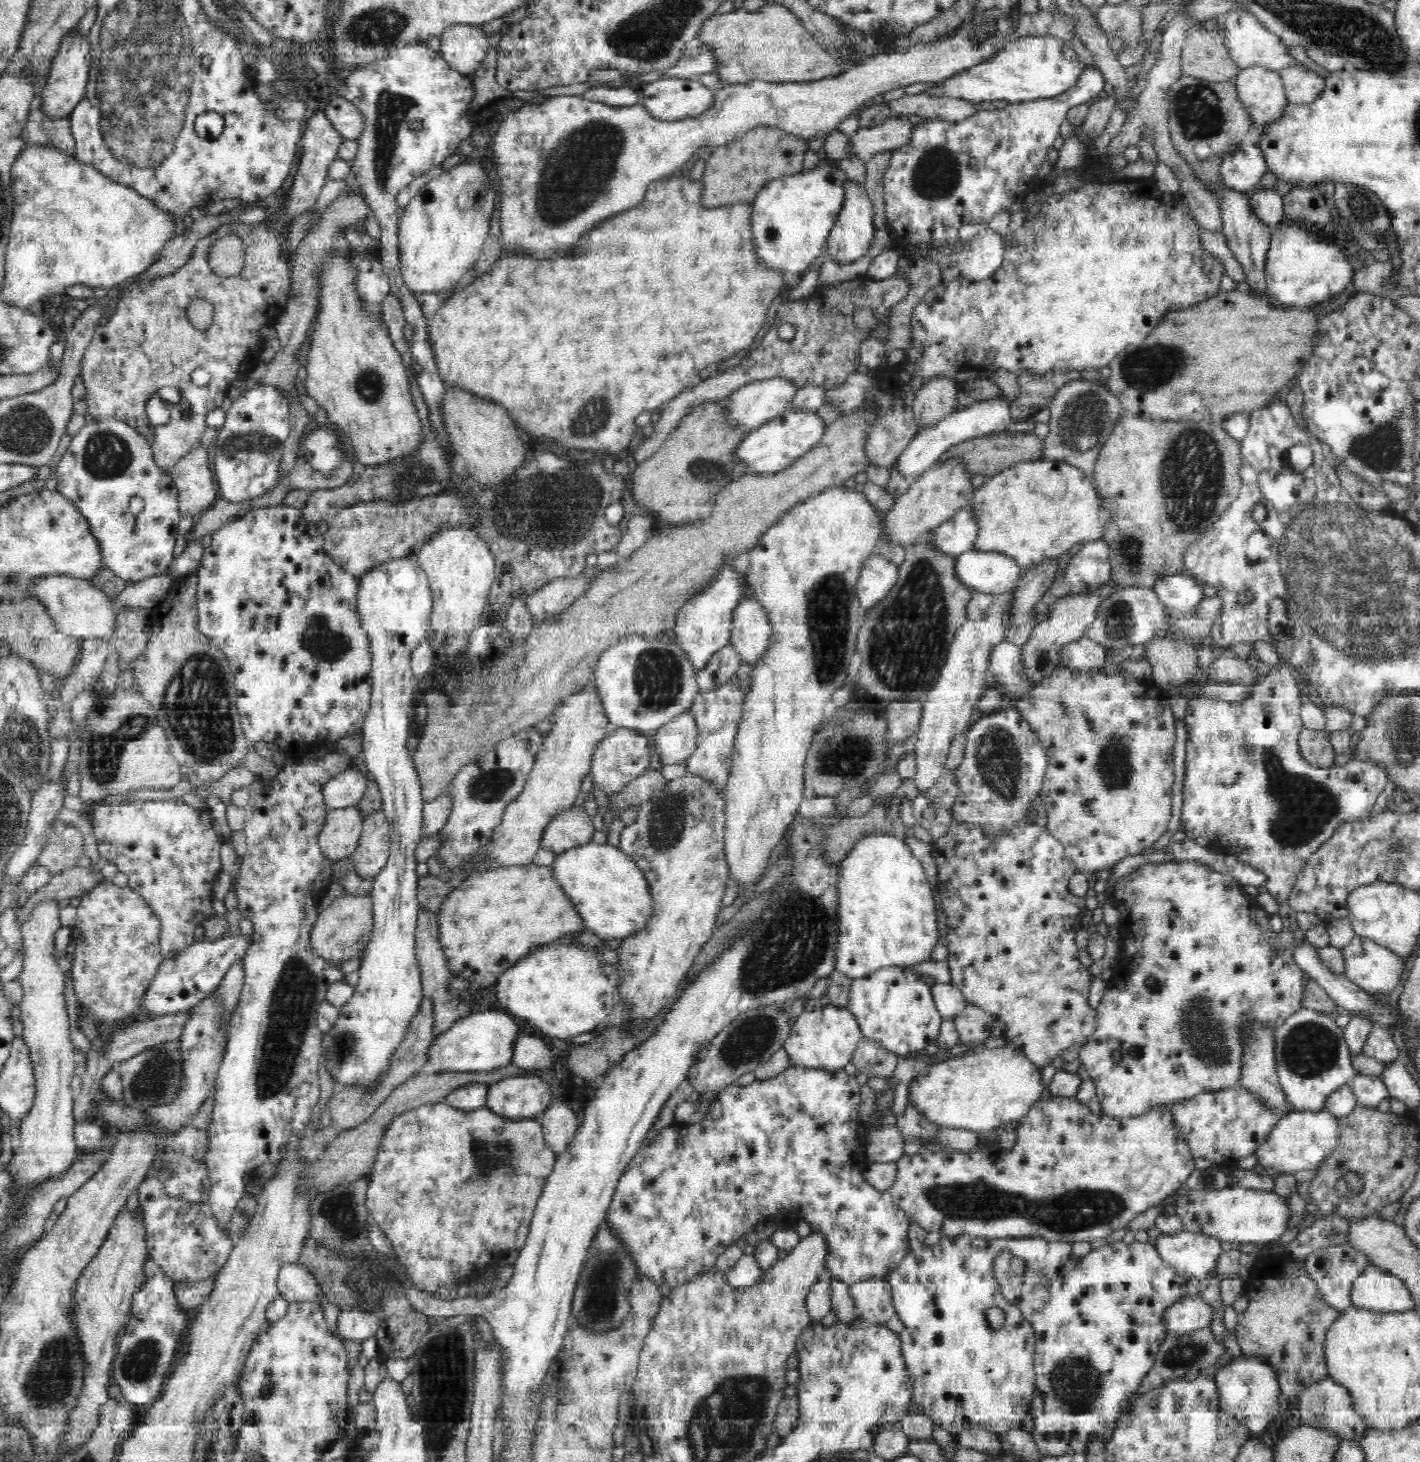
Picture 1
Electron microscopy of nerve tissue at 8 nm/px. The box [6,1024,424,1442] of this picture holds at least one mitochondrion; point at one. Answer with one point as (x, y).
(49, 1385)

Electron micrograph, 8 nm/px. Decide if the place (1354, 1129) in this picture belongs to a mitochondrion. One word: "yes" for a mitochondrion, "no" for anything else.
no

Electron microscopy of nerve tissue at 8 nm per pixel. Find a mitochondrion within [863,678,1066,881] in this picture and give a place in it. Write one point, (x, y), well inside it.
(998, 757)

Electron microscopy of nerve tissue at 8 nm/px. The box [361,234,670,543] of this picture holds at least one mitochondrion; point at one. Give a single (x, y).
(412, 478)

